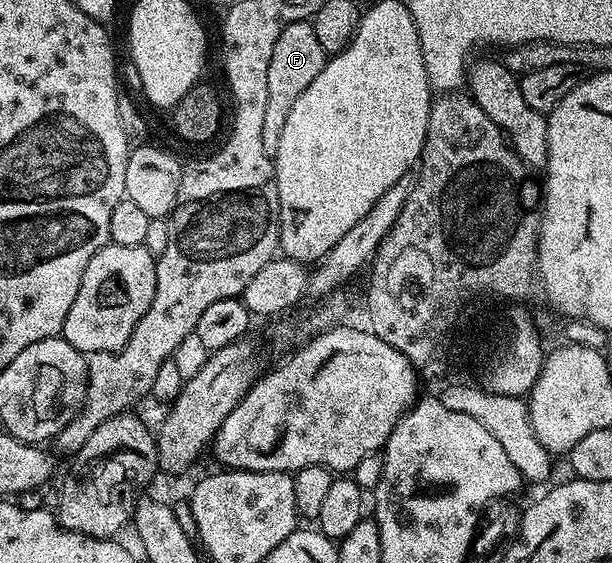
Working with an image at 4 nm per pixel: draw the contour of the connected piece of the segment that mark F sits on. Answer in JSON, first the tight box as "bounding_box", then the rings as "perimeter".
{"bounding_box":[261,20,329,157],"perimeter":[[[298,20],[285,30],[281,30],[281,38],[273,46],[273,58],[269,58],[269,98],[265,98],[265,123],[261,130],[261,142],[265,146],[265,154],[274,157],[277,146],[281,142],[281,130],[285,130],[285,118],[289,118],[289,110],[293,110],[293,102],[309,90],[309,82],[321,74],[326,66],[329,54],[321,50],[321,42],[317,39],[317,30],[313,30],[311,20]]]}

